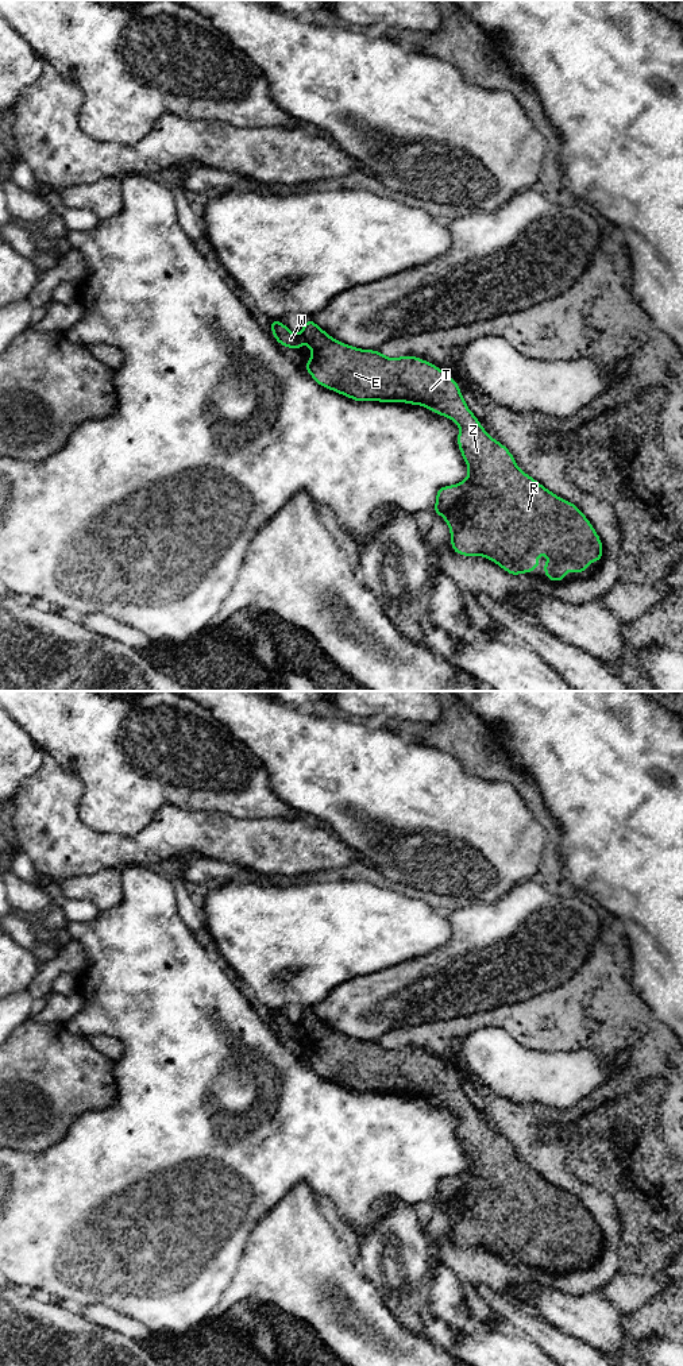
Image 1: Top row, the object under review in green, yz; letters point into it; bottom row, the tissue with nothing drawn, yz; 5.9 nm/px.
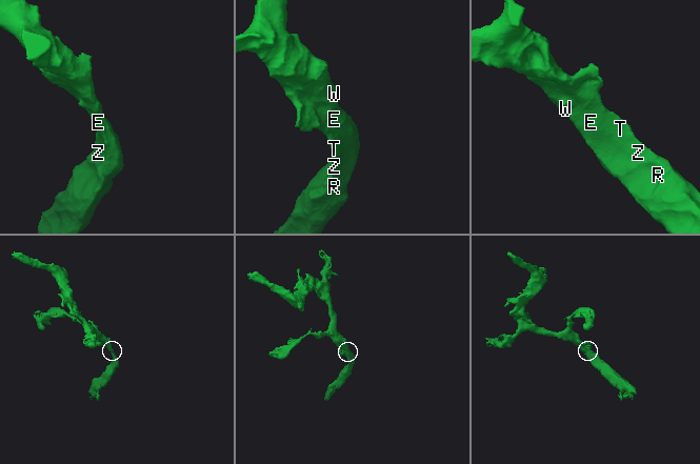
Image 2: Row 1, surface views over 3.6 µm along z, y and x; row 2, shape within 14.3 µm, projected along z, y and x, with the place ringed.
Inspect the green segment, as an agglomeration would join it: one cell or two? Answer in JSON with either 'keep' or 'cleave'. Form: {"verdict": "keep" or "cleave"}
{"verdict": "keep"}

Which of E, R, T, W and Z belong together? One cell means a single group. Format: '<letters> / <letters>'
E R T W Z

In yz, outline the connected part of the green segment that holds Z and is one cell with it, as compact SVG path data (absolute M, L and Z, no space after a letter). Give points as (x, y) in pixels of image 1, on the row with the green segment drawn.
M313 319L304 321L300 335L294 335L279 320L271 320L269 325L275 342L283 347L300 351L304 343L309 346L312 358L304 370L321 387L358 402L422 405L459 425L456 443L468 475L458 485L437 487L432 510L432 514L440 514L447 522L454 552L483 556L514 576L537 571L537 556L547 553L544 574L551 582L566 580L566 570L580 575L590 563L601 562L603 545L589 518L575 503L562 499L517 466L513 454L485 431L468 409L458 382L444 370L418 356L386 358L379 350L362 350L337 342Z

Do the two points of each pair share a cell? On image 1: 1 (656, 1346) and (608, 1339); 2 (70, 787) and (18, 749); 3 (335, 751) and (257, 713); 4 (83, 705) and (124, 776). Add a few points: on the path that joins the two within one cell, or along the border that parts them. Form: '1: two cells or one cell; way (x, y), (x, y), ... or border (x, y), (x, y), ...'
1: two cells; border (633, 1346), (631, 1351)
2: two cells; border (45, 752), (42, 766), (18, 787)
3: one cell; way (316, 751), (298, 751), (276, 732)
4: one cell; way (85, 722), (119, 759)

